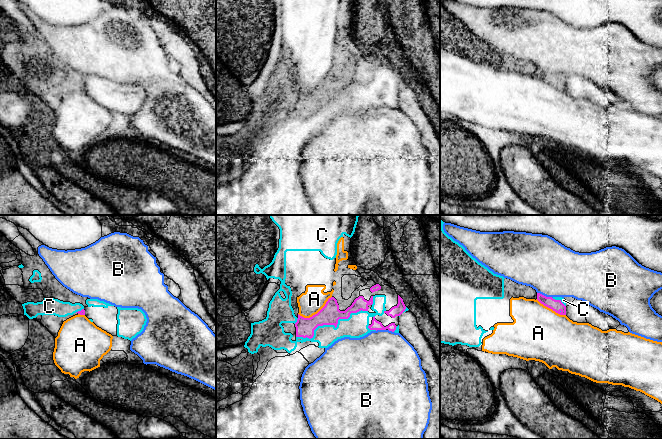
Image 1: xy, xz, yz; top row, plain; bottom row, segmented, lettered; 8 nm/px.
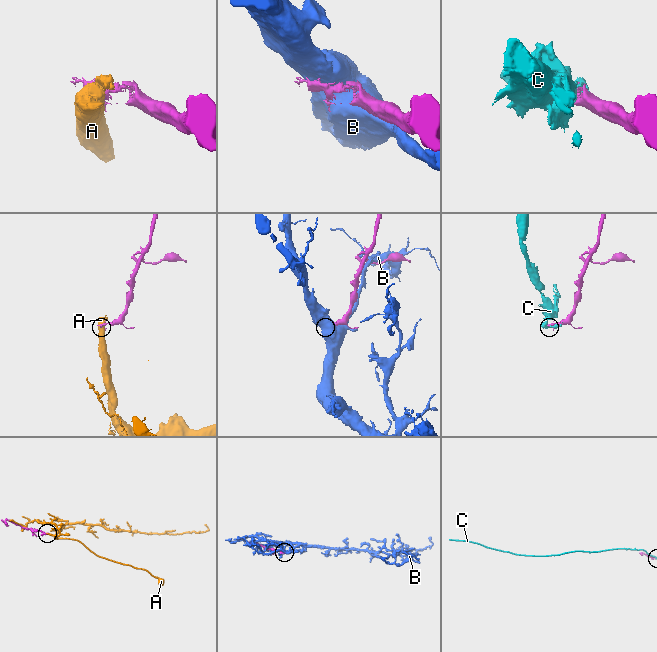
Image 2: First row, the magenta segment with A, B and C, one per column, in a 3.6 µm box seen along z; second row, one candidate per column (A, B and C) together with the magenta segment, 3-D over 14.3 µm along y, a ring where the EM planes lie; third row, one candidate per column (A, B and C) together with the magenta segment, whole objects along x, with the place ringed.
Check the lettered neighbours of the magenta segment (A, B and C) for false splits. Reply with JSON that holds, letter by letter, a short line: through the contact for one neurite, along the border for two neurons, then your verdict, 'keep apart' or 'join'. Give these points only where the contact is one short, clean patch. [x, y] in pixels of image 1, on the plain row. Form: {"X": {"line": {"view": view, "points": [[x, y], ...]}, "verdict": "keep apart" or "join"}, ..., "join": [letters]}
{"A": {"verdict": "keep apart"}, "B": {"verdict": "keep apart"}, "C": {"verdict": "keep apart"}, "join": []}

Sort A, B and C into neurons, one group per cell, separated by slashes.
A C / B

